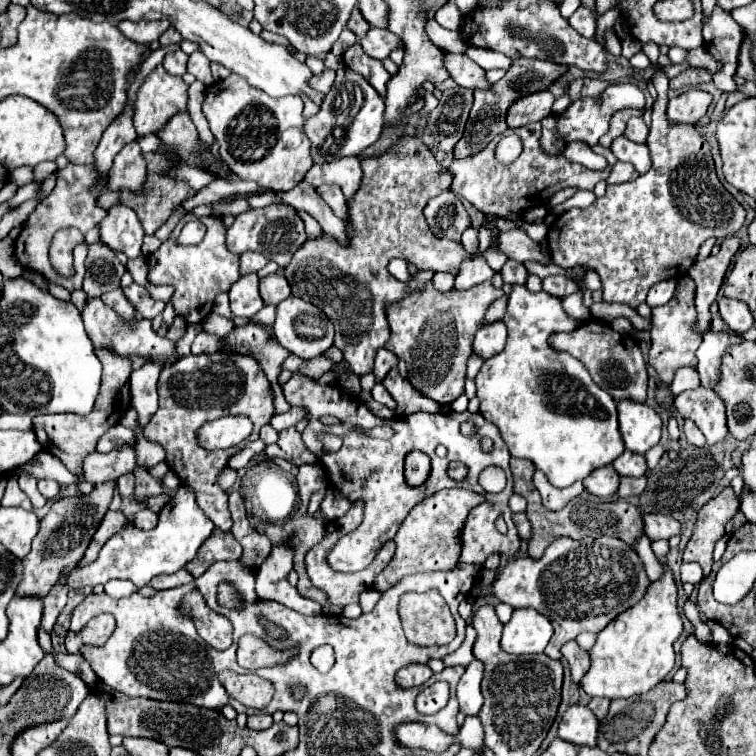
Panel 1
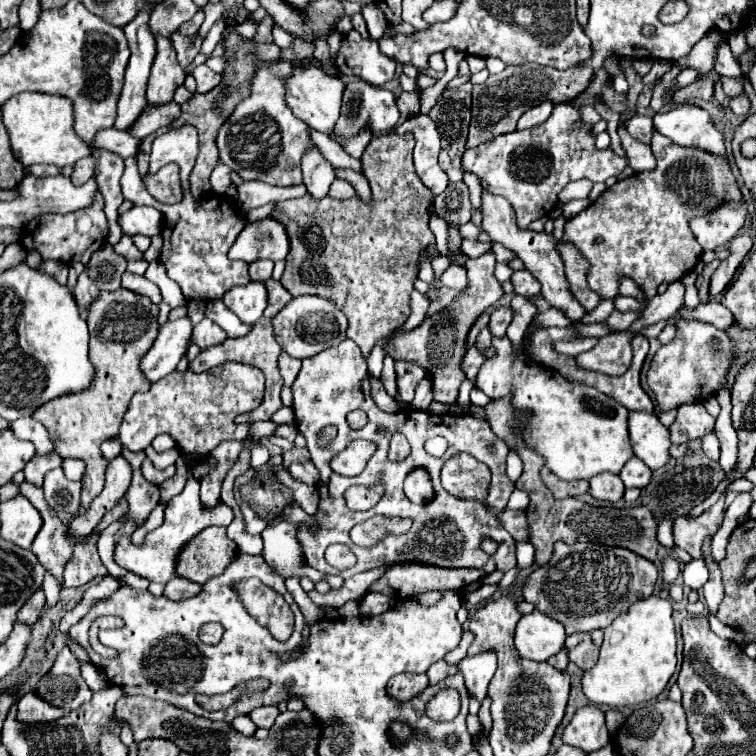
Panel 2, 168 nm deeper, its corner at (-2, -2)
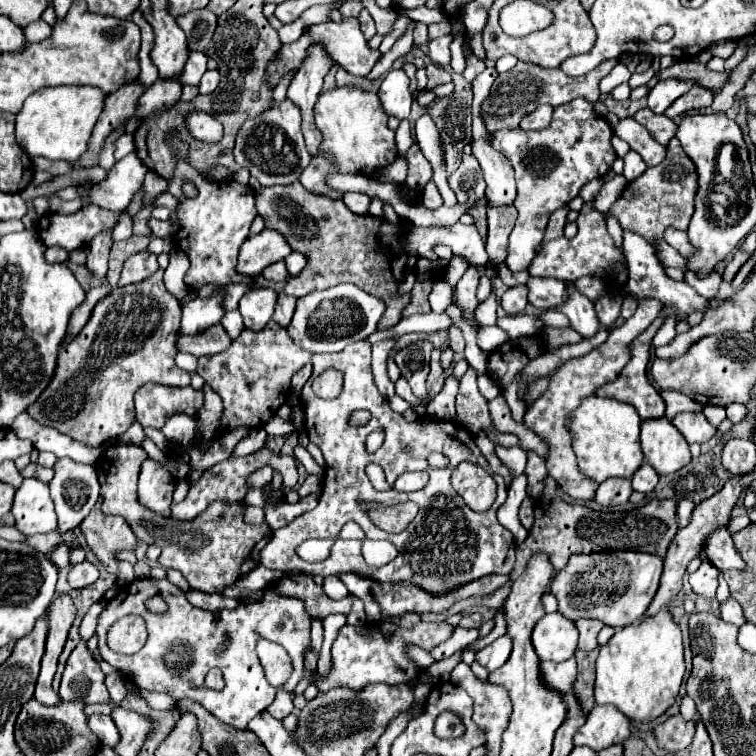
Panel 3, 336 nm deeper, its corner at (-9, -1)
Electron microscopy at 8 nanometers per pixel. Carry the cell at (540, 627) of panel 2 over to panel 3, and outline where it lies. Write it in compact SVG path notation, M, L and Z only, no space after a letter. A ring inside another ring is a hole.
M559 613L545 615L533 629L533 647L539 659L567 661L577 649L577 627Z

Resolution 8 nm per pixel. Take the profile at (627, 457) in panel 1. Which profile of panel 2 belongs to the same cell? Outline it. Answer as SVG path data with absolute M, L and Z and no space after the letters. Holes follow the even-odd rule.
M636 456L630 458L620 472L620 478L626 488L644 488L650 482L650 476L652 476L652 470Z

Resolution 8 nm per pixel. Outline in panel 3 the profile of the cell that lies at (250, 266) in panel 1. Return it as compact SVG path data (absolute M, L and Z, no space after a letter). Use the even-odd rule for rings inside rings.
M279 261L279 263L269 265L269 267L263 271L263 277L265 277L267 281L271 281L271 283L281 283L281 281L287 281L287 279L289 279L289 271L287 271L285 263Z

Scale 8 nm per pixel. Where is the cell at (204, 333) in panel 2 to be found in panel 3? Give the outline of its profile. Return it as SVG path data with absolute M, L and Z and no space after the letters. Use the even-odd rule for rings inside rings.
M213 325L205 329L199 335L179 335L177 337L177 349L191 353L195 357L207 357L207 355L217 355L225 351L231 345L231 337L223 329L223 325Z

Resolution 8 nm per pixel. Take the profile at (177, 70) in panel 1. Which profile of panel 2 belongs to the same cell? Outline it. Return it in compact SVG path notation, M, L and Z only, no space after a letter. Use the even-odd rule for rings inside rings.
M174 32L172 36L172 44L178 52L178 64L182 68L186 68L188 64L192 64L192 60L196 58L196 54L200 52L200 44L202 44L202 38L186 38L186 36L180 36L178 32Z

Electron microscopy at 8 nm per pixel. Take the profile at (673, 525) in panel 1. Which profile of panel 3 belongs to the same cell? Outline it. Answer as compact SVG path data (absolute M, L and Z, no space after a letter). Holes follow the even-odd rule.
M721 527L721 529L717 529L717 531L713 531L709 535L707 545L705 545L705 551L707 551L709 561L717 569L721 569L721 571L729 571L729 569L745 571L745 561L737 553L727 527Z

